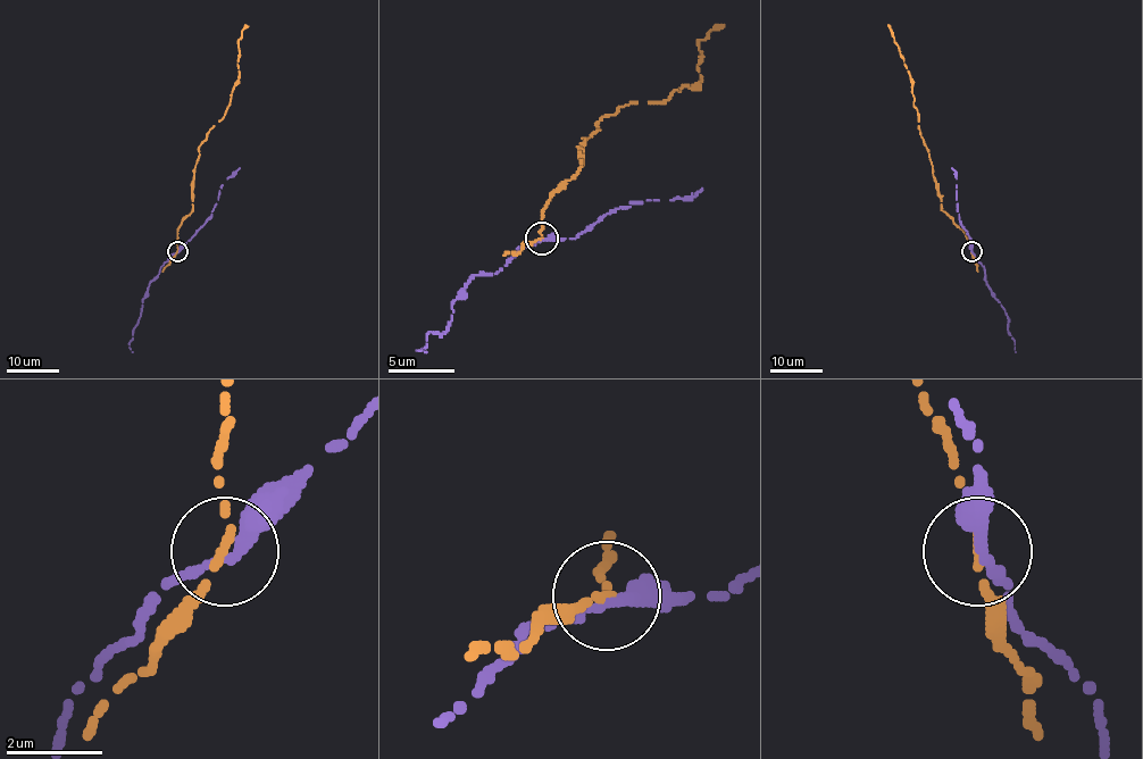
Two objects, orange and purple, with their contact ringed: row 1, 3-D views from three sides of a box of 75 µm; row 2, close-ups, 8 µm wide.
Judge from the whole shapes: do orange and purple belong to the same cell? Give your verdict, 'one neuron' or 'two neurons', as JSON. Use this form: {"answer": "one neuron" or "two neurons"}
{"answer": "two neurons"}

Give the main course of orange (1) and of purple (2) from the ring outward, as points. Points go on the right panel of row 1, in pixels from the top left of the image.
1: (972, 251), (961, 228), (942, 209), (933, 166), (918, 127), (914, 83), (889, 25)
2: (972, 252), (984, 268), (985, 282), (1007, 316), (1016, 352)

